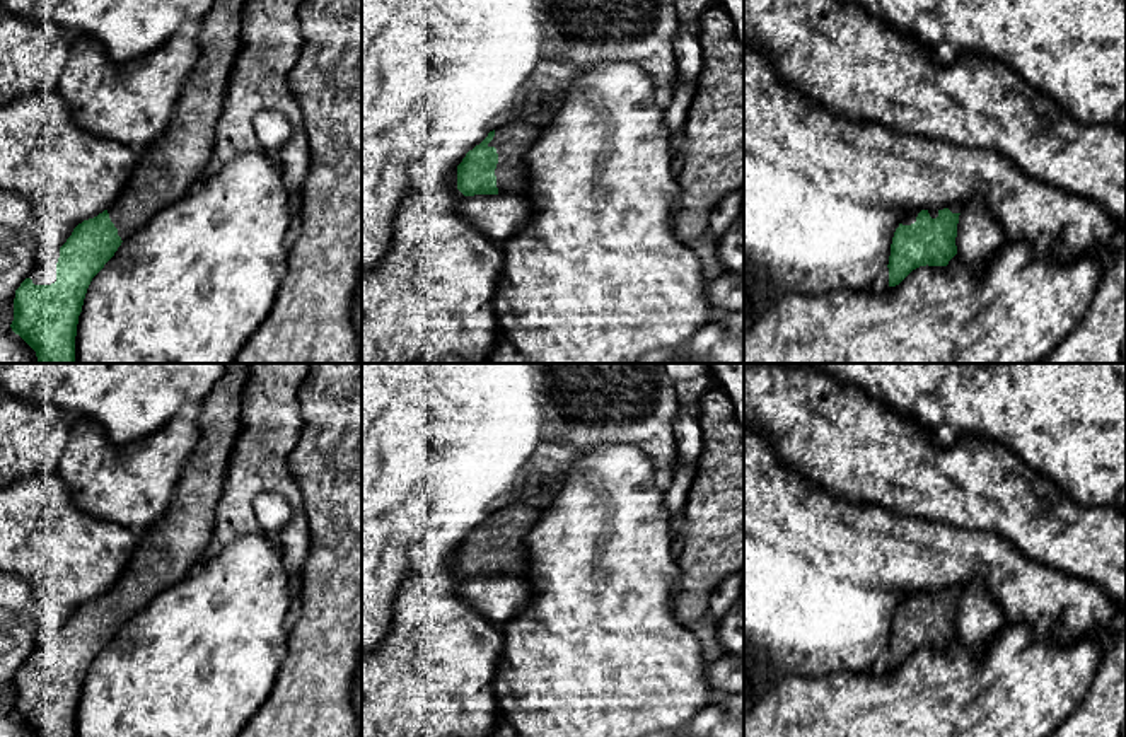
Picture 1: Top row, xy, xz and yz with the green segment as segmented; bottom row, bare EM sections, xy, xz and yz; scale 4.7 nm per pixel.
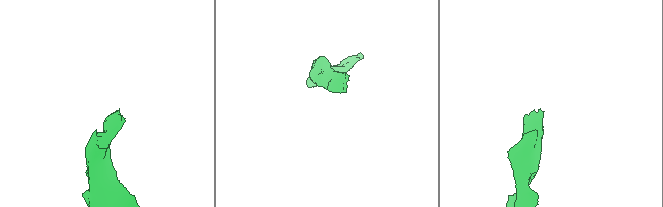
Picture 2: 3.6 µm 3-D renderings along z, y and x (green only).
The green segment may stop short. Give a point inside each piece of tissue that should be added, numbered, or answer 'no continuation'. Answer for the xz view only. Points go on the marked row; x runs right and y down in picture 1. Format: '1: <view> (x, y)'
1: xz (512, 140)

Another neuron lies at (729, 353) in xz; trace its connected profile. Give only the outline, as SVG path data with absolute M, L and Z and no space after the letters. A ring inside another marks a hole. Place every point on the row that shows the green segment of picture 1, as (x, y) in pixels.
M744 312L718 316L681 345L653 350L635 363L744 363Z

